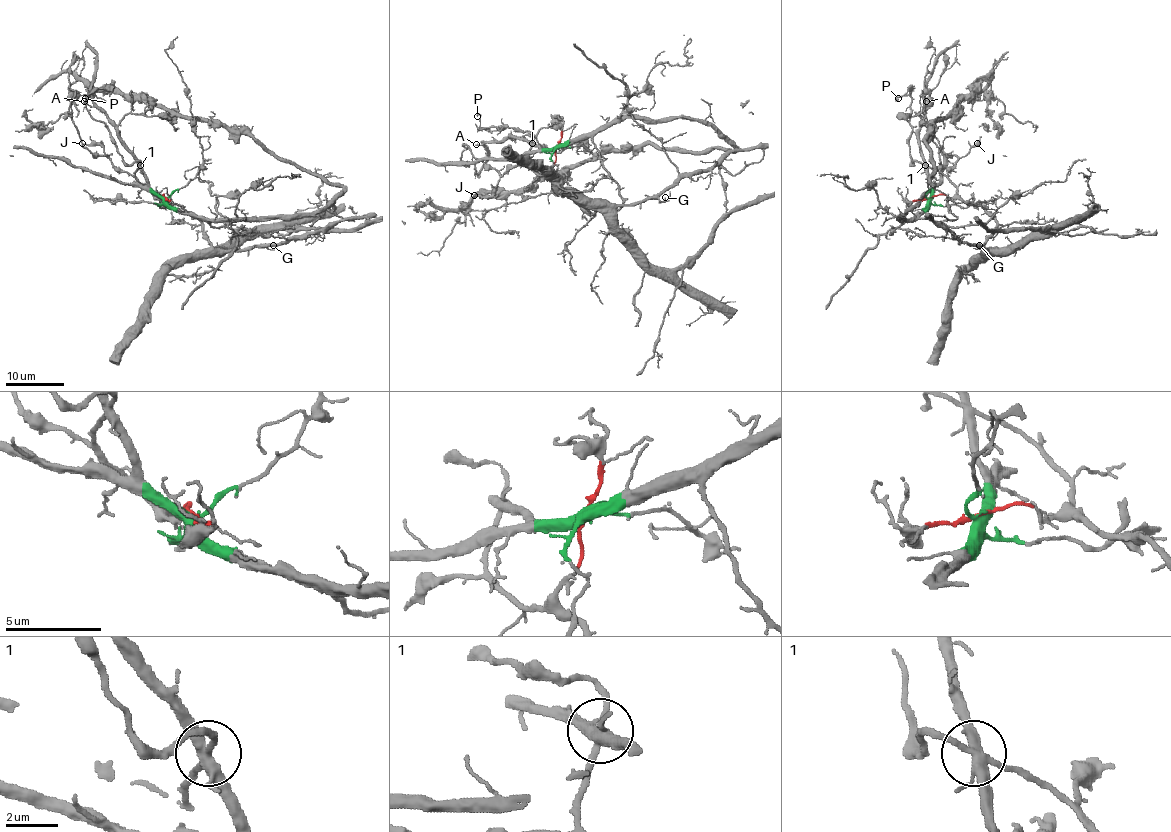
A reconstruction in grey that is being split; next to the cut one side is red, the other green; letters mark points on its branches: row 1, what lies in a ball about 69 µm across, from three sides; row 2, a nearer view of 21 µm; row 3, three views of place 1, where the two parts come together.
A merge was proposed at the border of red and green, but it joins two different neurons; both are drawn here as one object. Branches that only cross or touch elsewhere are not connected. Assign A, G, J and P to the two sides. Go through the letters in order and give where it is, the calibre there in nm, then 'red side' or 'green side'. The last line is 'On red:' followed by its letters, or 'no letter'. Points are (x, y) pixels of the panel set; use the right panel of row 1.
A: (926, 101) | 150 nm | green side
G: (979, 245) | 140 nm | red side
J: (977, 143) | 110 nm | red side
P: (898, 98) | 130 nm | red side
On red: G, J, P

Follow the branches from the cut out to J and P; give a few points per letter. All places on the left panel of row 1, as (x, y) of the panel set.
J: (164, 197), (163, 194), (159, 198), (134, 178), (121, 172), (101, 145), (82, 143)
P: (164, 197), (157, 198), (135, 177), (141, 162), (122, 159), (108, 127), (95, 120), (85, 98)

